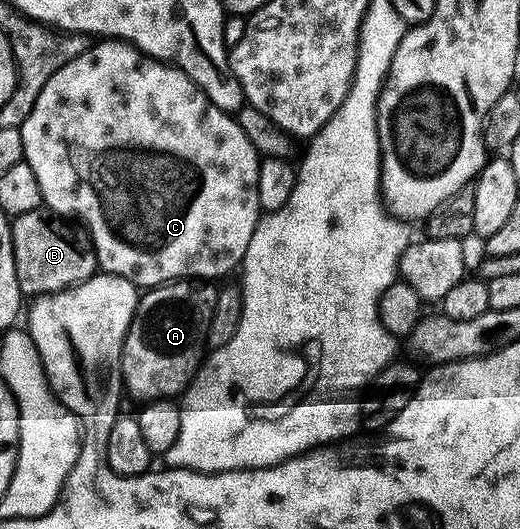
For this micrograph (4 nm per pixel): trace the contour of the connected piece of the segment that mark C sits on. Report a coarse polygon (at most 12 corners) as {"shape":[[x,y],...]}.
{"shape":[[115,38],[19,130],[44,204],[147,290],[241,267],[261,157]]}

